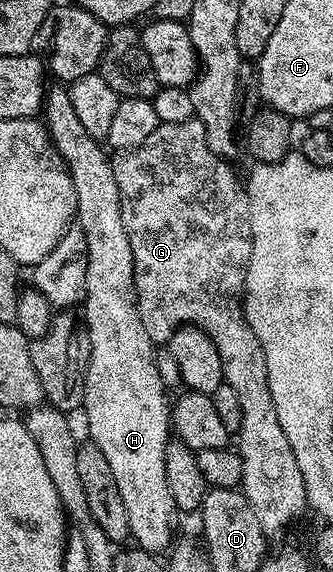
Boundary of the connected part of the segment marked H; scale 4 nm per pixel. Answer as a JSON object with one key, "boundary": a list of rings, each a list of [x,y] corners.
{"boundary":[[[60,84],[52,85],[56,86],[49,90],[47,87],[44,94],[42,121],[52,138],[54,148],[68,165],[76,197],[75,221],[82,232],[86,232],[88,294],[82,303],[82,317],[88,327],[90,356],[88,374],[84,378],[82,415],[88,421],[87,437],[98,448],[102,448],[102,456],[106,456],[110,472],[114,472],[114,484],[118,484],[118,496],[126,508],[131,541],[136,541],[133,543],[139,549],[160,556],[173,545],[172,521],[178,517],[174,496],[170,496],[170,484],[166,484],[164,455],[170,441],[170,398],[167,398],[168,394],[158,374],[152,338],[144,327],[145,315],[141,314],[140,305],[136,302],[134,252],[130,248],[130,236],[126,236],[126,224],[122,224],[122,200],[118,200],[118,180],[114,180],[113,159],[108,158],[109,151],[102,145],[101,139],[90,136],[90,132],[86,132],[78,120],[74,112],[74,100],[70,100],[68,90]]]}

